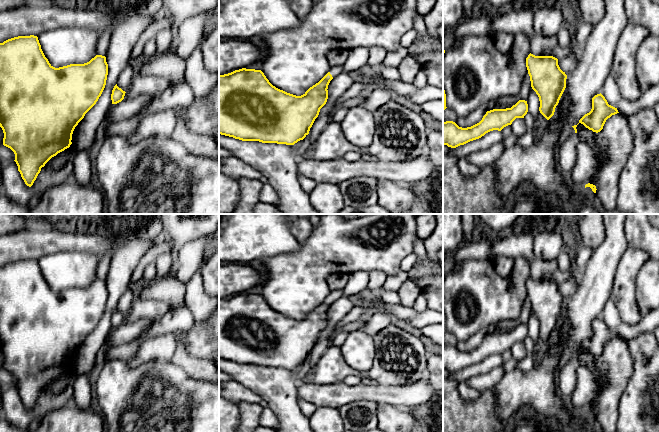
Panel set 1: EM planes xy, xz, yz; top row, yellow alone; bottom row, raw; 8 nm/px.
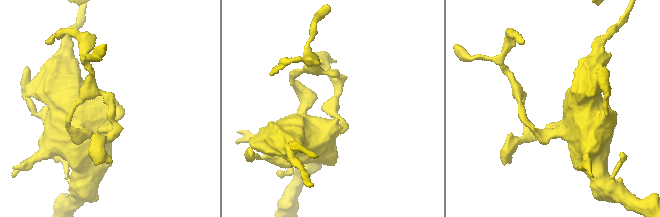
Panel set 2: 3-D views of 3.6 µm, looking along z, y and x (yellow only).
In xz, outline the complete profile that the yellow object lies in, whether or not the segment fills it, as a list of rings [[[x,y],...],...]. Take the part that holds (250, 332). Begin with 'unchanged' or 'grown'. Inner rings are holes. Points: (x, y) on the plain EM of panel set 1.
grown; [[[342,290],[331,291],[330,295],[318,307],[310,311],[301,320],[276,312],[261,294],[242,292],[228,298],[219,299],[219,358],[242,365],[294,369],[309,358],[320,333],[327,326],[327,313],[330,305],[342,296]]]

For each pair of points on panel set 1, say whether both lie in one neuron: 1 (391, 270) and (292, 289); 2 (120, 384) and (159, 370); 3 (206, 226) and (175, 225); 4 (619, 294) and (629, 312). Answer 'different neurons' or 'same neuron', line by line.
1: same neuron
2: same neuron
3: same neuron
4: same neuron

